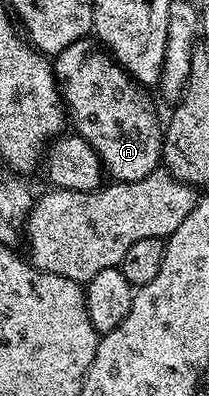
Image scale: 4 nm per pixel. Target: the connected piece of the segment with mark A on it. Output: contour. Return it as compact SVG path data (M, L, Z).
M91 37L80 38L70 44L70 48L55 55L54 69L71 129L73 126L76 129L73 131L84 138L90 148L96 150L96 155L103 163L105 175L112 182L137 182L158 169L164 153L164 131L162 118L160 122L155 108L152 107L152 98L148 95L151 93L136 79L131 78L103 45L97 44Z

